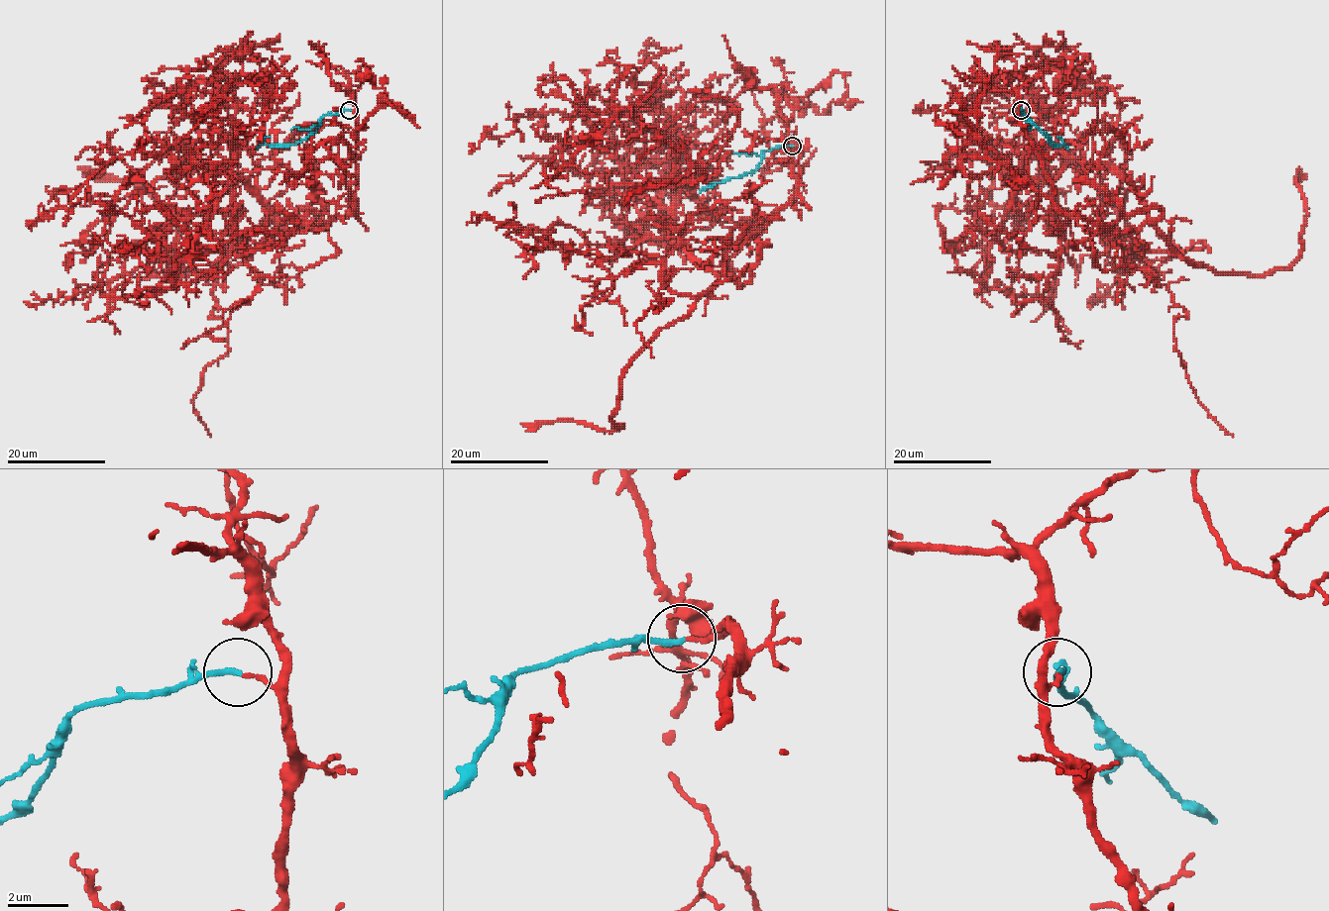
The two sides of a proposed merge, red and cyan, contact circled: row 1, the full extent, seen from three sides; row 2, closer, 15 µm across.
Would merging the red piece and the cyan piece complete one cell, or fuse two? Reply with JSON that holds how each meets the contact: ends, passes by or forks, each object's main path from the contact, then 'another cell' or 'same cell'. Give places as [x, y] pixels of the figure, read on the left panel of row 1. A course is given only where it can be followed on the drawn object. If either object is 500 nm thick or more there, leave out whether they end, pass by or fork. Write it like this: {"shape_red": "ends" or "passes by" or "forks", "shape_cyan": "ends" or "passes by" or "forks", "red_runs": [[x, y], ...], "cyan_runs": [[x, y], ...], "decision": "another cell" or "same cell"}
{"shape_red": "ends", "shape_cyan": "ends", "red_runs": [[350, 111], [354, 212], [284, 231], [231, 169], [232, 146], [227, 190], [170, 287], [106, 296], [108, 256]], "cyan_runs": [[349, 111], [324, 115], [314, 132], [298, 143], [260, 145], [257, 150]], "decision": "another cell"}

